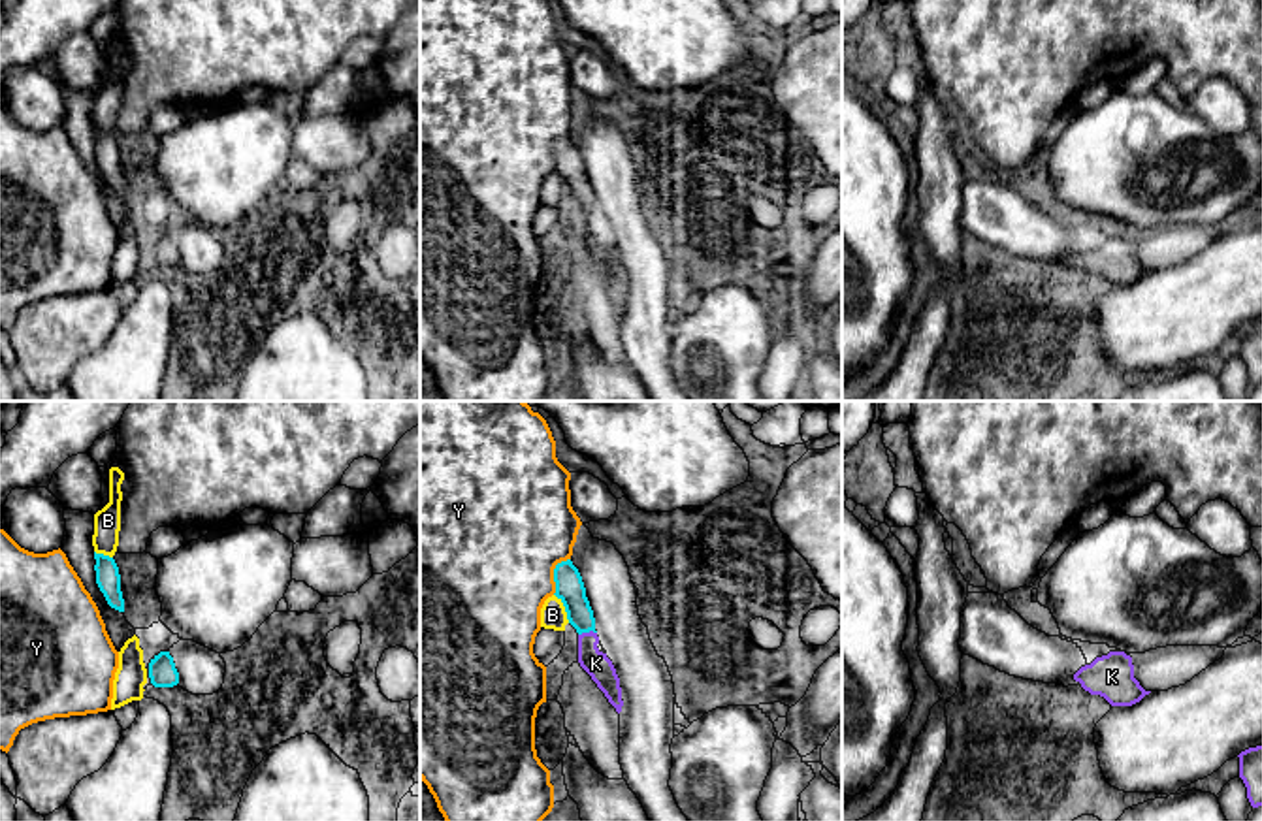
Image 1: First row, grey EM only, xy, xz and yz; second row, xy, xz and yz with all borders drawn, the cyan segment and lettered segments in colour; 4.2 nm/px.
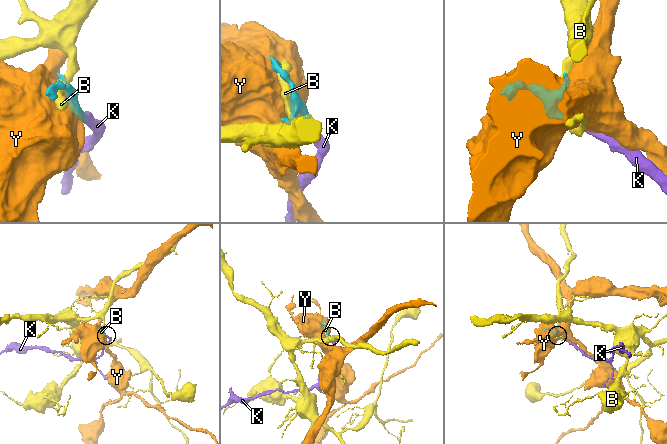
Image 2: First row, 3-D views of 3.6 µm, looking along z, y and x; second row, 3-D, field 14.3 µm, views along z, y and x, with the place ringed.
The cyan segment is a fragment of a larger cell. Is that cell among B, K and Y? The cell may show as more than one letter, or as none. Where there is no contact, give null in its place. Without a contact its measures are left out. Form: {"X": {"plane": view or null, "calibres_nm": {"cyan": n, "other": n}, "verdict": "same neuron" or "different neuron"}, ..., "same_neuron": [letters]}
{"B": {"plane": "xz", "calibres_nm": {"cyan": 120, "other": 110}, "verdict": "different neuron"}, "K": {"plane": "xz", "calibres_nm": {"cyan": 120, "other": 110}, "verdict": "same neuron"}, "Y": {"plane": "xz", "calibres_nm": {"cyan": 120, "other": 500}, "verdict": "different neuron"}, "same_neuron": ["K"]}

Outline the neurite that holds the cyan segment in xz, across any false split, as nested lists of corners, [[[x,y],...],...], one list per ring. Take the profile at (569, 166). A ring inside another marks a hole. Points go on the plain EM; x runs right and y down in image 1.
[[[571,137],[556,143],[554,160],[554,173],[563,181],[567,198],[578,211],[578,241],[620,292],[623,284],[620,256],[612,239],[597,226],[599,215],[593,188],[586,175],[582,154]]]

